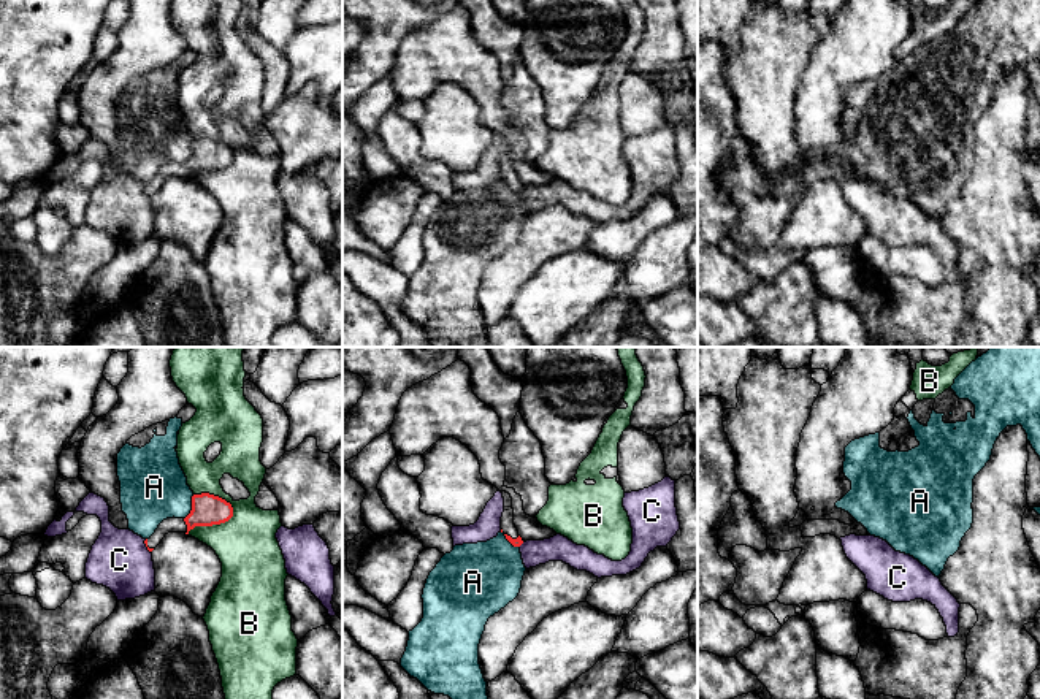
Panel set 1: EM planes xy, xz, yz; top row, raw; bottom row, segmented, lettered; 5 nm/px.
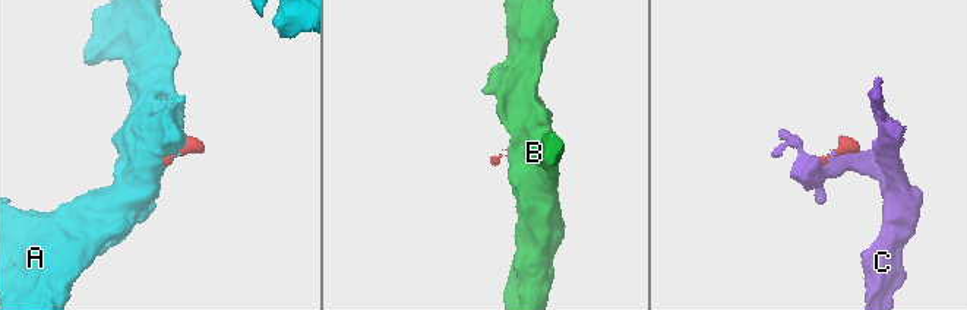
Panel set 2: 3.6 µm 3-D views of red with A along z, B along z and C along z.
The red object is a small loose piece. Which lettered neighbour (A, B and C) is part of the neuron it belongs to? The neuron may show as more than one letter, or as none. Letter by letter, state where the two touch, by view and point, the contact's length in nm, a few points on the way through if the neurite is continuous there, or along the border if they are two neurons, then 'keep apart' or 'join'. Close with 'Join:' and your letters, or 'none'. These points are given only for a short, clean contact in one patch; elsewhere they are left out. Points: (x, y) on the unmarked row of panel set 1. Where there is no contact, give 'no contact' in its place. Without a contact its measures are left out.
A: meets red in xy at (192, 152); contact 140 nm long; border along xy (194, 140), (191, 157), (184, 164); keep apart
B: meets red in xy at (214, 168); contact 280 nm long; border along xy (232, 149), (232, 160), (227, 165), (195, 170), (187, 178); keep apart
C: meets red in xy at (146, 190); contact 80 nm long; keep apart
Join: none

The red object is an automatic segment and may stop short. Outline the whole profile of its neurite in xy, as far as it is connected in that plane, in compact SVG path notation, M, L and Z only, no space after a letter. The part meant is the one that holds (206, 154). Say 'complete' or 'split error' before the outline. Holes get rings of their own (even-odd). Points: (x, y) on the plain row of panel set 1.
split error; M201 138L192 141L192 155L185 163L166 163L155 178L144 185L149 197L152 197L168 178L185 178L195 171L212 171L228 166L233 162L233 152L225 144Z

